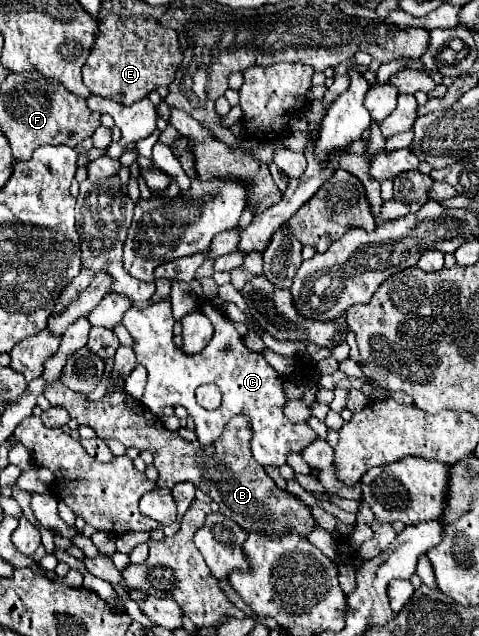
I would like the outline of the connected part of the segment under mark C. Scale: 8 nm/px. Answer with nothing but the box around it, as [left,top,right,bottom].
[124,302,318,466]

